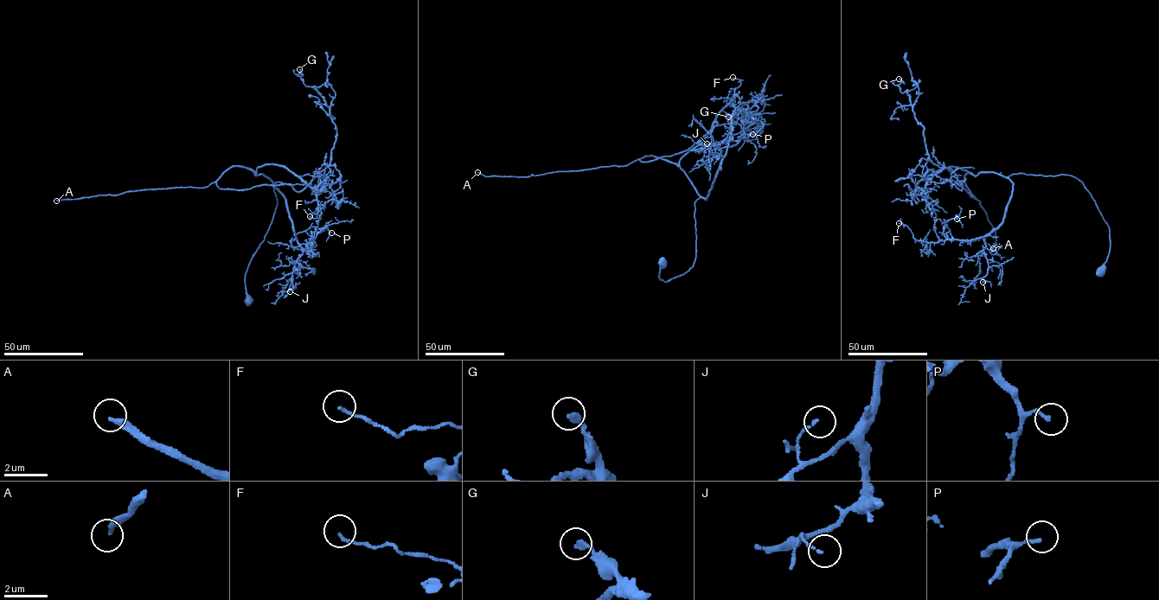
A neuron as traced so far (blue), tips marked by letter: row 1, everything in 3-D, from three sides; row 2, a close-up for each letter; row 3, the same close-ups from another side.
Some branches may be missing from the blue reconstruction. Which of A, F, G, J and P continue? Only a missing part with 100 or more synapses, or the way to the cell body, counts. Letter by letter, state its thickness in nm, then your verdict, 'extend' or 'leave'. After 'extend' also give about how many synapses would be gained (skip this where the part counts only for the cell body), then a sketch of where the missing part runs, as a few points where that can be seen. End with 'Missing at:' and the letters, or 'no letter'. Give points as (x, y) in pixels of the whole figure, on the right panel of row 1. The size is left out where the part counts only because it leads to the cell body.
A: 240 nm thick; extend; about 300 synapses; missing branch runs (993, 248), (997, 277), (989, 275), (985, 286), (962, 279), (934, 231), (946, 221), (945, 198)
F: 120 nm thick; leave
G: 200 nm thick; leave
J: 100 nm thick; leave
P: 140 nm thick; leave
Missing at: A

